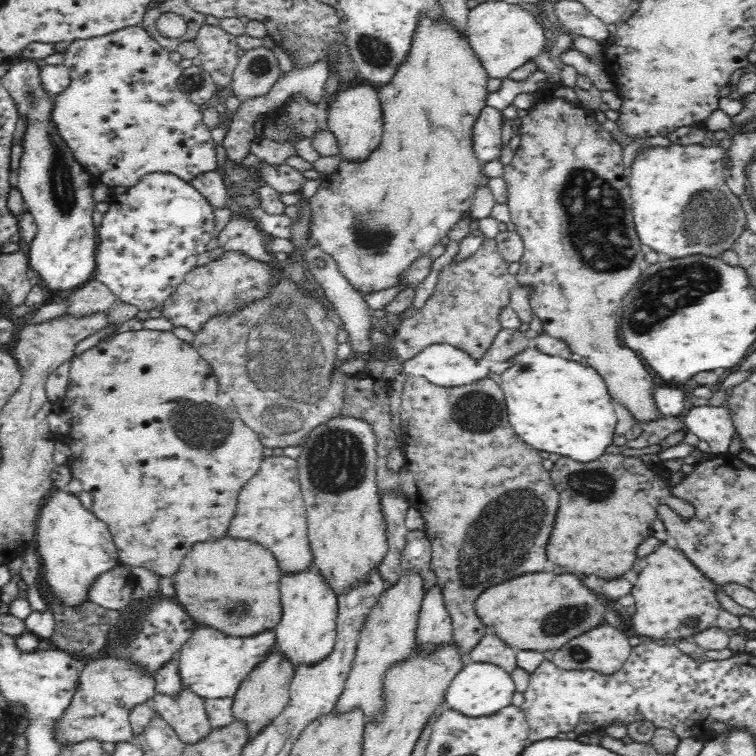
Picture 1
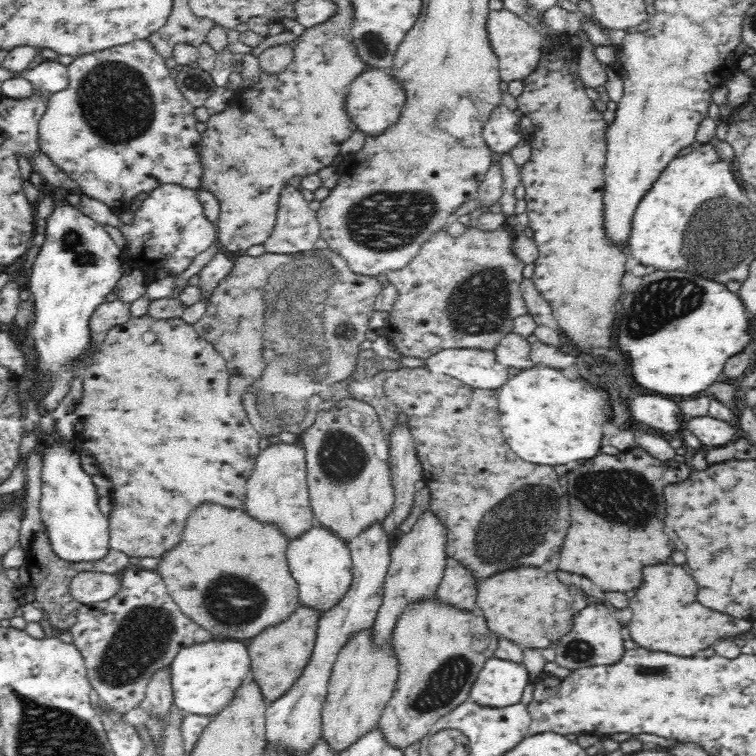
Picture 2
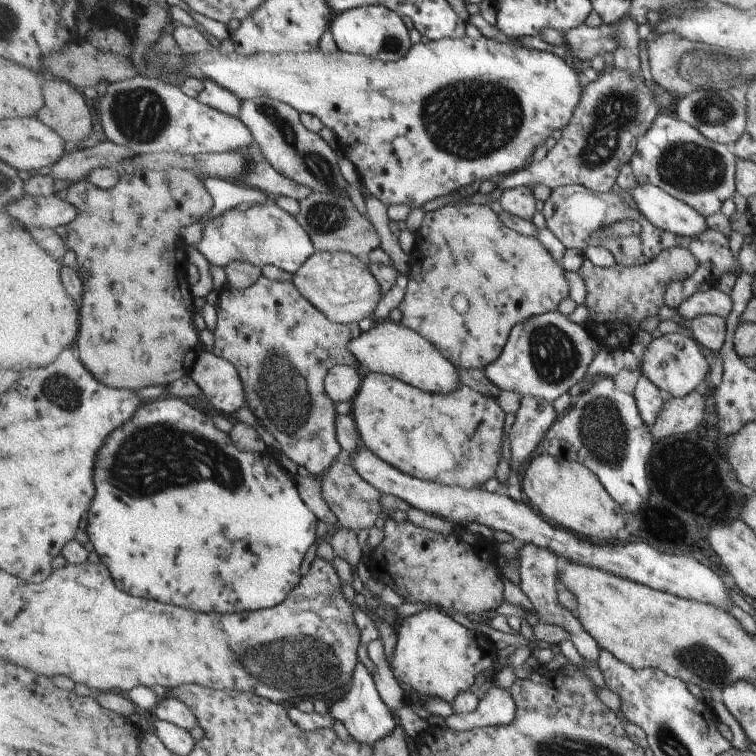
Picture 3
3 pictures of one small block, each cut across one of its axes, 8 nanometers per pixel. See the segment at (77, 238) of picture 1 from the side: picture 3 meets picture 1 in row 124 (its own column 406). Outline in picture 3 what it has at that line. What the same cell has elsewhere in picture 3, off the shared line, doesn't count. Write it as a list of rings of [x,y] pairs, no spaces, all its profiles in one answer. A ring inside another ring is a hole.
[[[365,5],[336,14],[331,22],[331,32],[341,51],[375,56],[383,61],[405,58],[414,45],[399,12],[383,5]]]

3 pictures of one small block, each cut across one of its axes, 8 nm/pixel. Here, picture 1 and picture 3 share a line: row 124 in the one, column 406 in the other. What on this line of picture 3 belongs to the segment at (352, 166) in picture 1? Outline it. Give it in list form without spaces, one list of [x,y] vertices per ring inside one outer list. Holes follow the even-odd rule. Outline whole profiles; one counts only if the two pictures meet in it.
[[[370,371],[369,374],[363,376],[363,384],[360,386],[360,392],[351,402],[353,406],[352,414],[356,420],[360,438],[363,445],[368,449],[371,449],[377,456],[380,456],[383,460],[386,460],[389,464],[396,466],[404,473],[416,476],[423,480],[430,480],[440,482],[446,485],[457,485],[468,489],[476,487],[483,487],[483,484],[487,480],[491,480],[497,476],[497,464],[501,462],[501,454],[503,454],[503,428],[505,428],[505,416],[506,412],[503,412],[503,408],[499,406],[495,397],[485,396],[477,390],[473,390],[471,386],[467,384],[460,384],[459,389],[453,389],[453,394],[433,394],[433,392],[423,392],[420,388],[403,382],[403,380],[386,375],[385,373],[378,373]]]

